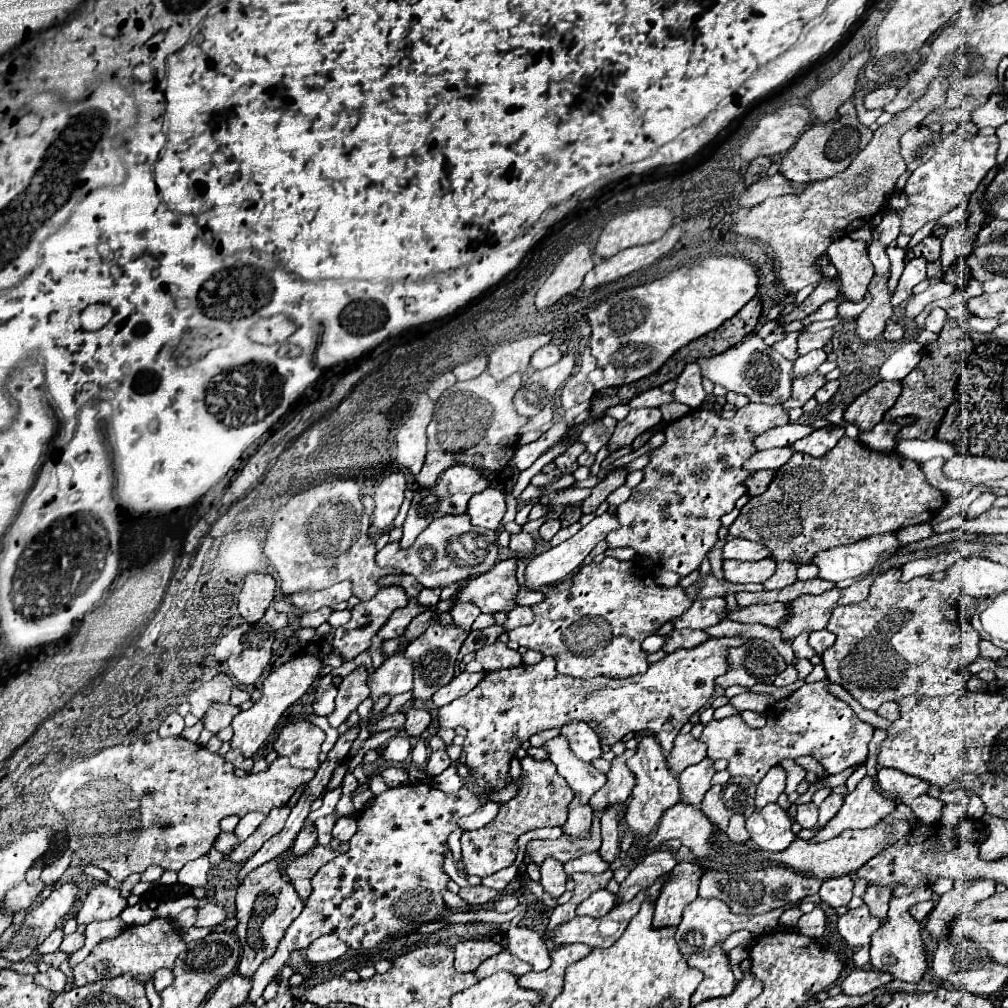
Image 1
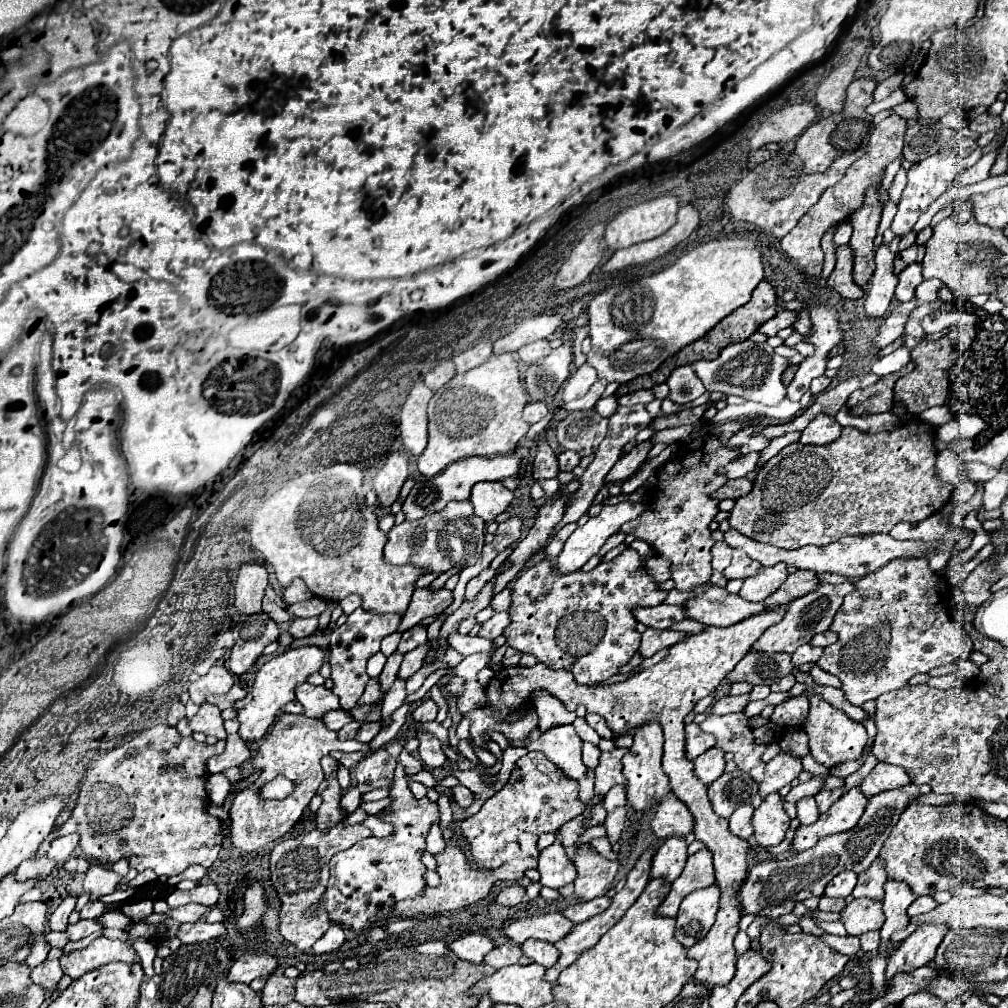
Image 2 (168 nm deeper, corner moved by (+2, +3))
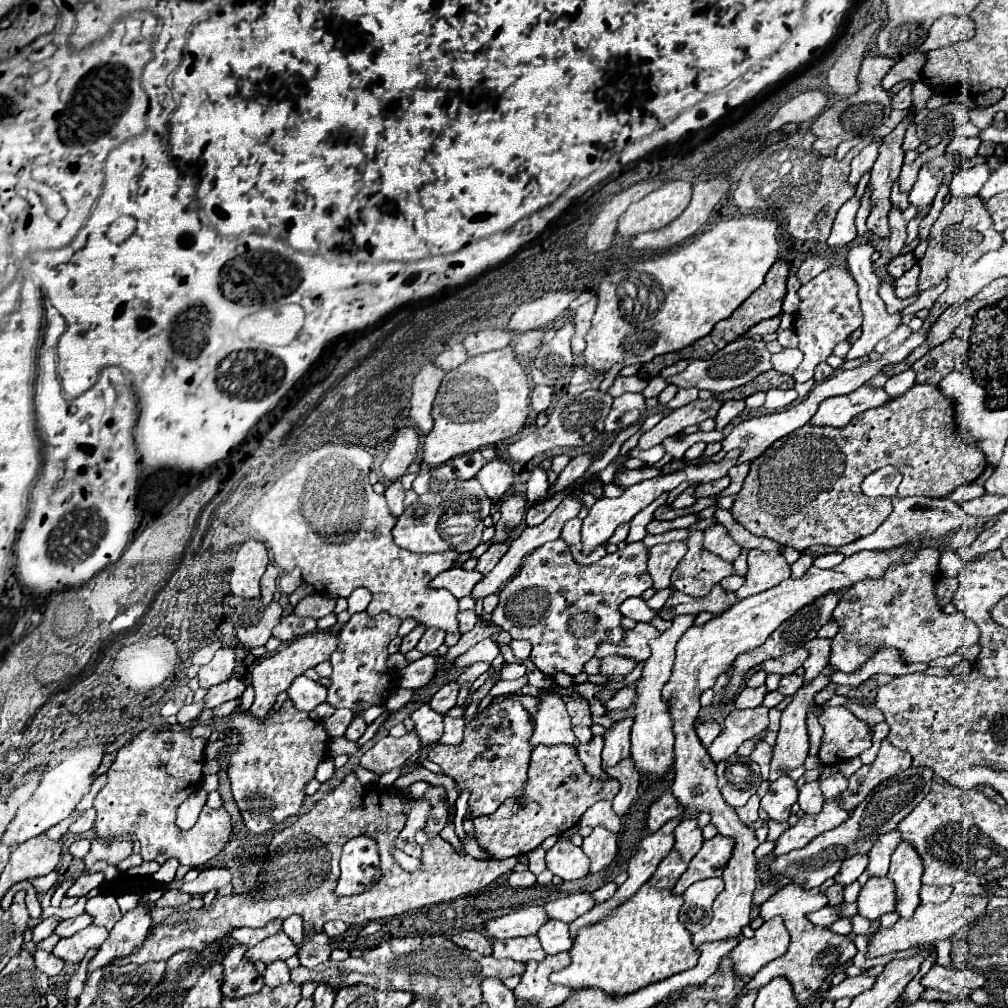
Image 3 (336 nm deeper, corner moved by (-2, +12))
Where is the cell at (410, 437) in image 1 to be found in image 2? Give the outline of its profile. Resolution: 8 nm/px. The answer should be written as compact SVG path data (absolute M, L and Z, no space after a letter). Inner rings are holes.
M417 382L401 410L401 424L399 424L401 440L405 452L415 458L427 446L427 404L431 396L433 392L423 382Z

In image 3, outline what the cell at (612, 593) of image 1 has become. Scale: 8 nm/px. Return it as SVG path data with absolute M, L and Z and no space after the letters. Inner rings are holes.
M555 539L551 543L545 543L543 547L537 547L531 555L523 559L519 573L499 591L499 603L491 613L491 621L507 631L513 639L527 639L533 645L529 659L543 675L553 677L557 671L563 671L575 677L595 655L601 641L621 643L623 627L619 605L627 597L641 595L651 585L653 583L647 573L647 547L641 541L629 543L625 545L625 549L613 555L605 555L593 565L579 565L567 551L567 543L563 539Z

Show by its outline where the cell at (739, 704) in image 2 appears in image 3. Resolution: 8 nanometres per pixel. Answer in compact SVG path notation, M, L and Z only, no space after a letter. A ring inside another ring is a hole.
M763 685L763 687L757 687L757 689L749 689L749 687L745 687L739 695L737 695L737 699L735 699L735 707L737 709L755 709L755 707L759 707L761 703L763 703L763 697L767 695L767 687Z

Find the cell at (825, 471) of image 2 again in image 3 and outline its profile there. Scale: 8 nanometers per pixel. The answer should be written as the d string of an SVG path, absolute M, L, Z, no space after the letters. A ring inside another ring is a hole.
M915 383L909 391L905 391L903 395L899 397L893 397L889 399L885 405L881 407L875 407L875 409L869 409L865 411L863 415L857 415L847 427L817 427L817 425L811 425L807 423L807 427L801 427L799 431L795 431L795 435L787 435L787 439L779 439L779 443L775 443L775 447L769 447L759 459L755 459L751 463L751 469L749 469L749 475L745 477L745 483L741 487L741 491L735 495L735 503L731 507L731 515L737 523L741 523L747 531L751 531L753 535L759 535L759 537L767 537L767 539L773 539L781 545L789 545L789 547L811 547L815 543L821 543L821 545L833 545L833 547L841 547L841 545L847 545L851 541L857 541L865 535L871 535L877 531L877 527L889 517L891 513L891 501L883 499L883 497L865 497L861 493L861 483L863 479L881 469L883 465L895 465L901 475L903 475L903 481L901 481L901 497L913 497L913 495L925 495L925 497L947 497L953 489L965 485L965 483L971 483L975 481L987 467L987 455L975 445L973 439L963 439L961 431L959 431L959 423L957 423L957 415L955 415L955 405L949 397L945 397L941 393L941 389L937 385L929 385L929 383Z

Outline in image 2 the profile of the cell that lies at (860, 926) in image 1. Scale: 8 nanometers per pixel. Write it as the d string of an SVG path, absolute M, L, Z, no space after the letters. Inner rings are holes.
M867 898L853 900L839 914L847 934L851 936L861 936L871 930L879 930L885 920L881 912L881 904L877 900L867 900Z

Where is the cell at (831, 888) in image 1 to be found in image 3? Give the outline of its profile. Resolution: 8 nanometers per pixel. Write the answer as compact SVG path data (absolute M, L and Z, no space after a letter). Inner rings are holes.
M853 855L843 861L839 873L835 875L835 881L841 885L849 885L859 879L859 875L865 871L865 867L867 867L867 855Z

